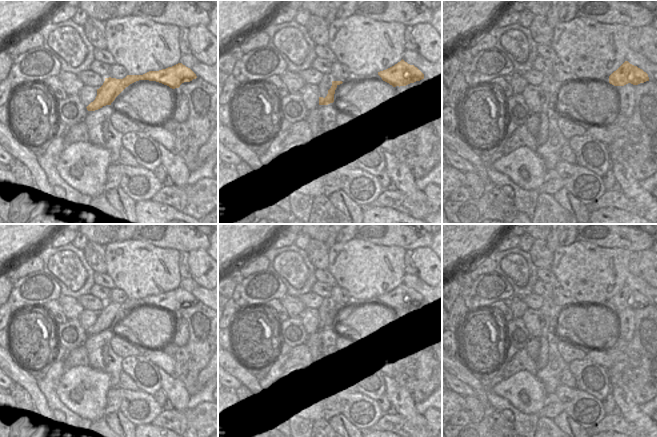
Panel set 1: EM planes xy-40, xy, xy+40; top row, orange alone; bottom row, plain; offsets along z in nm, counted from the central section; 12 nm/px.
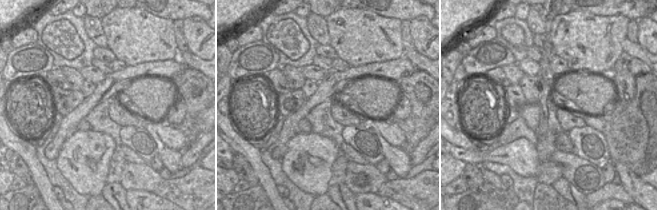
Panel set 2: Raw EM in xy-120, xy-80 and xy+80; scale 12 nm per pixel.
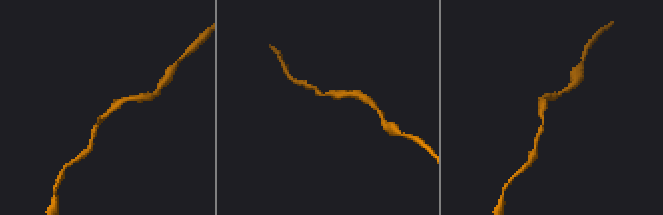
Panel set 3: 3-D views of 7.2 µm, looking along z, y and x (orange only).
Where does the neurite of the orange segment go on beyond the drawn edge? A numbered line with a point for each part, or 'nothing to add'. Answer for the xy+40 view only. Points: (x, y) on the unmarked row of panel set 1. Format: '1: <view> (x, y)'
nothing to add

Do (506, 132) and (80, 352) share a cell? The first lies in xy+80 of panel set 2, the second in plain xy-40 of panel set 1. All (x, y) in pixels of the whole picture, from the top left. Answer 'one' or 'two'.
one

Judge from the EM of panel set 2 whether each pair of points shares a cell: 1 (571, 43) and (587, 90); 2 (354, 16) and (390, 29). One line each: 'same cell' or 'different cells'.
1: different cells
2: same cell

